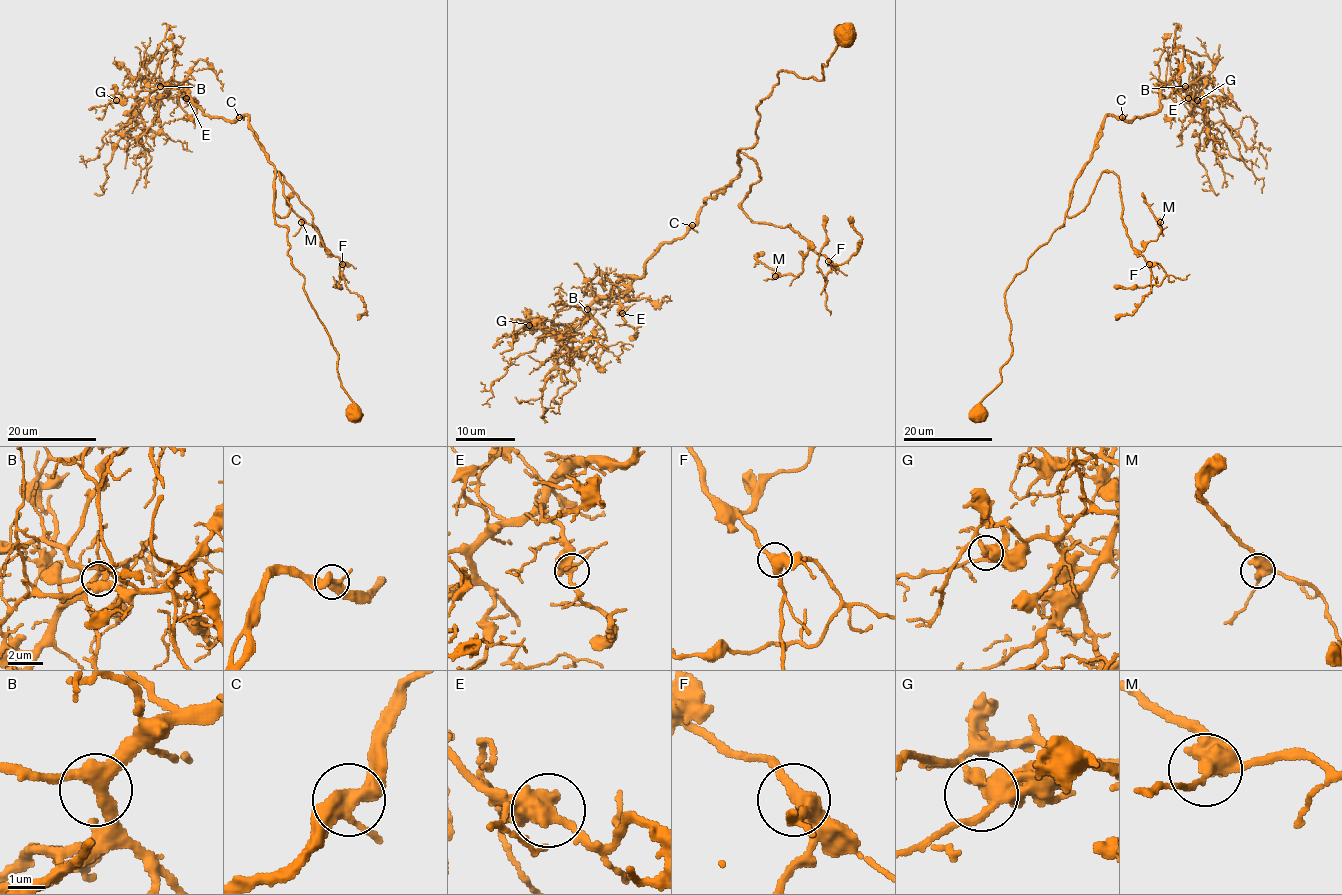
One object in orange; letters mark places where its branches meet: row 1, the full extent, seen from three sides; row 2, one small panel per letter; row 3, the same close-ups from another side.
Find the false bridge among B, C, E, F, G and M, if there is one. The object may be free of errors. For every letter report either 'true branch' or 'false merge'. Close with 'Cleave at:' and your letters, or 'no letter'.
B: true branch
C: true branch
E: true branch
F: true branch
G: true branch
M: true branch
Cleave at: no letter

